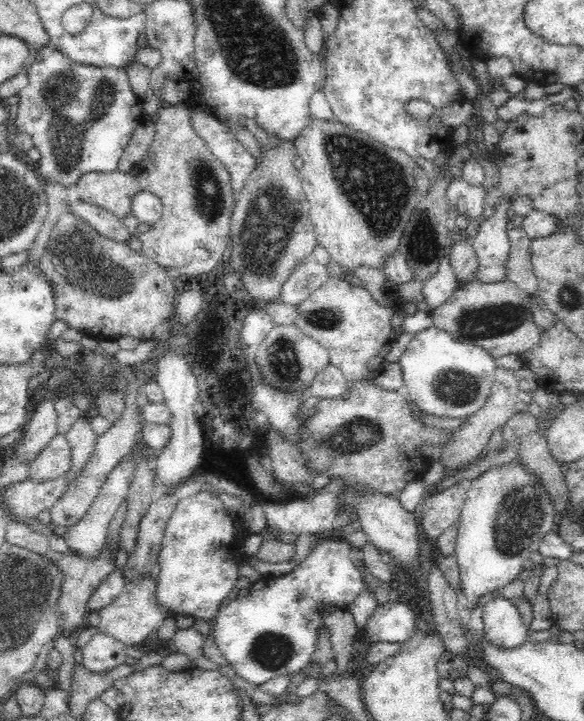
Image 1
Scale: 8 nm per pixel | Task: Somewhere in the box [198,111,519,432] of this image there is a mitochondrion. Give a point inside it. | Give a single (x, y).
(376, 186)

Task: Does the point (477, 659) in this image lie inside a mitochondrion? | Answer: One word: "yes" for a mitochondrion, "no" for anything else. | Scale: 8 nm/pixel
no

